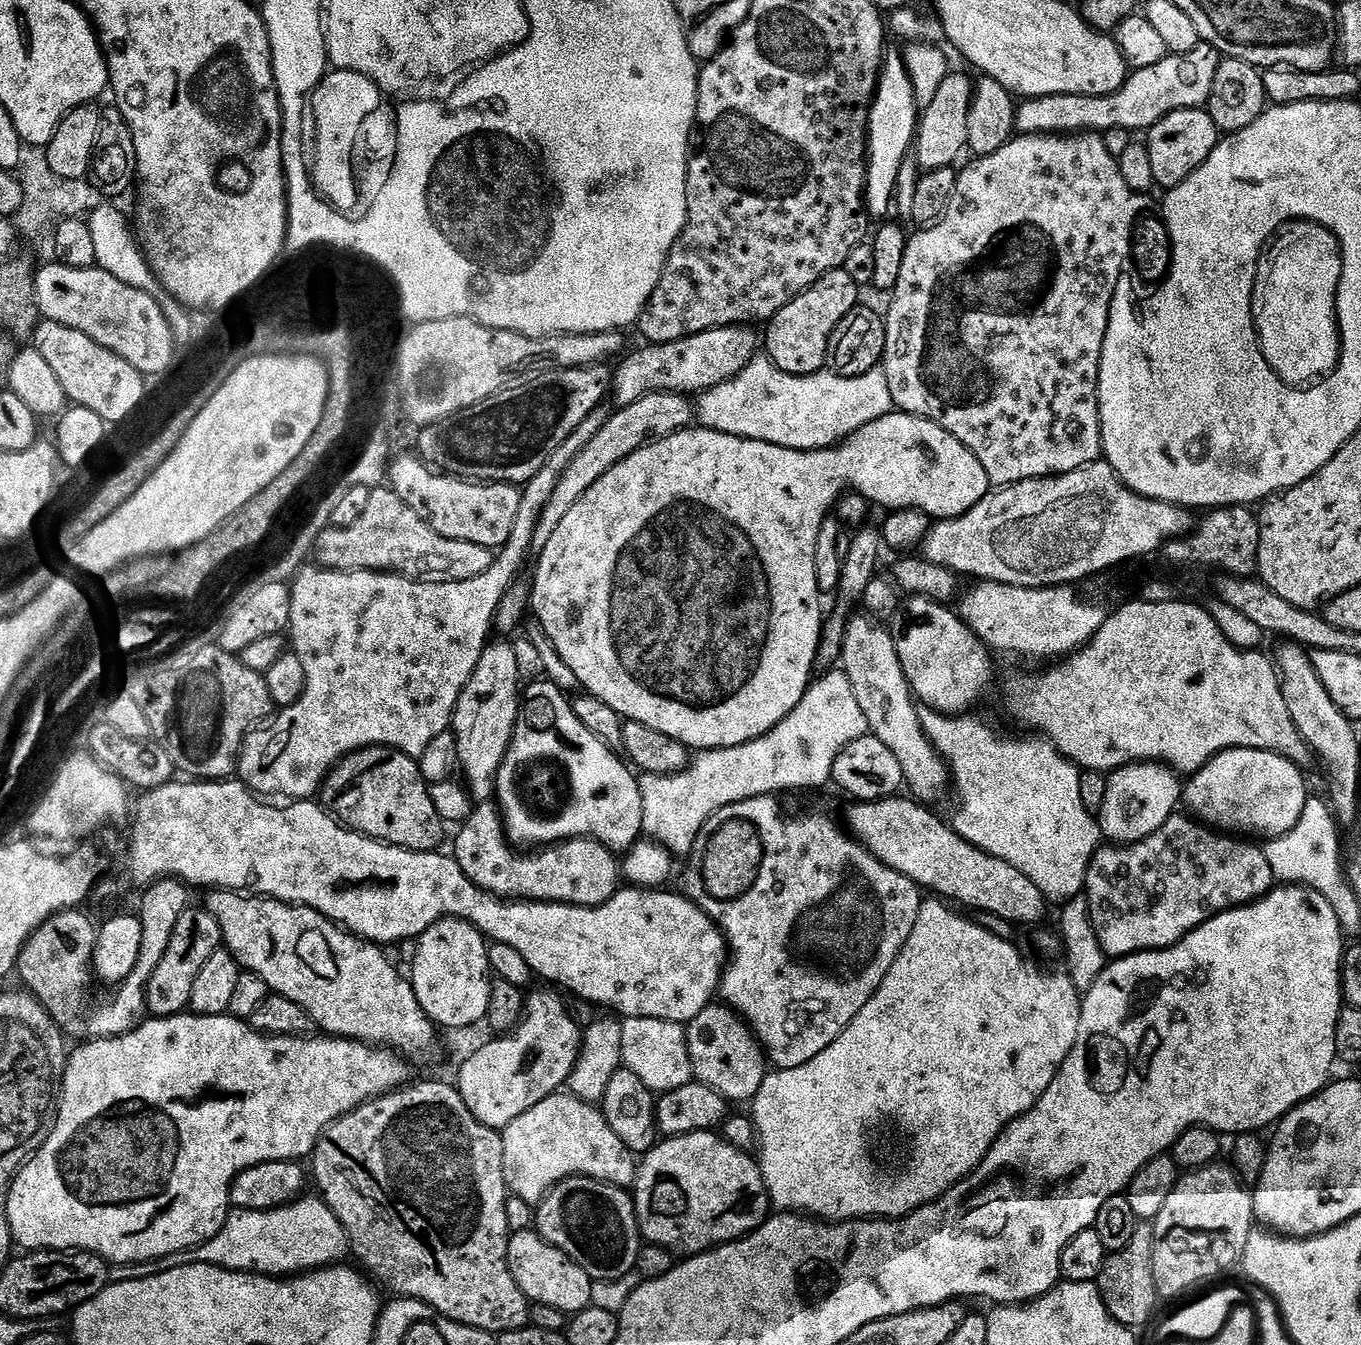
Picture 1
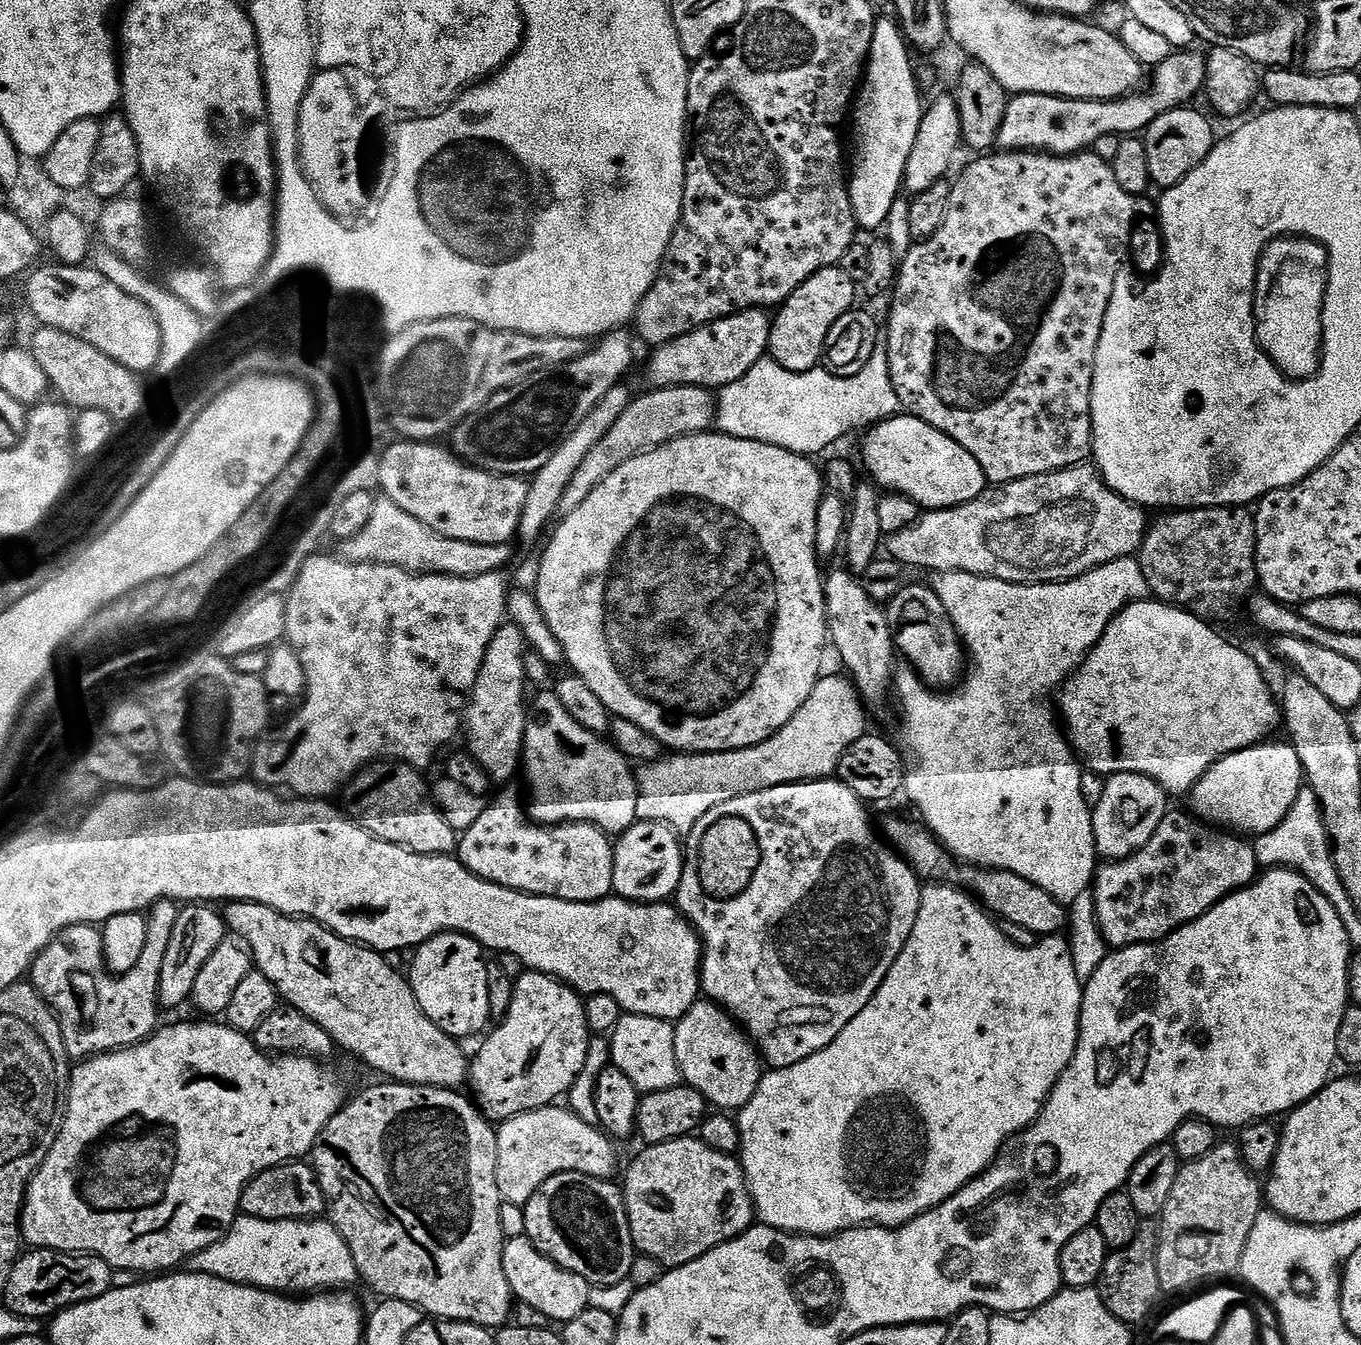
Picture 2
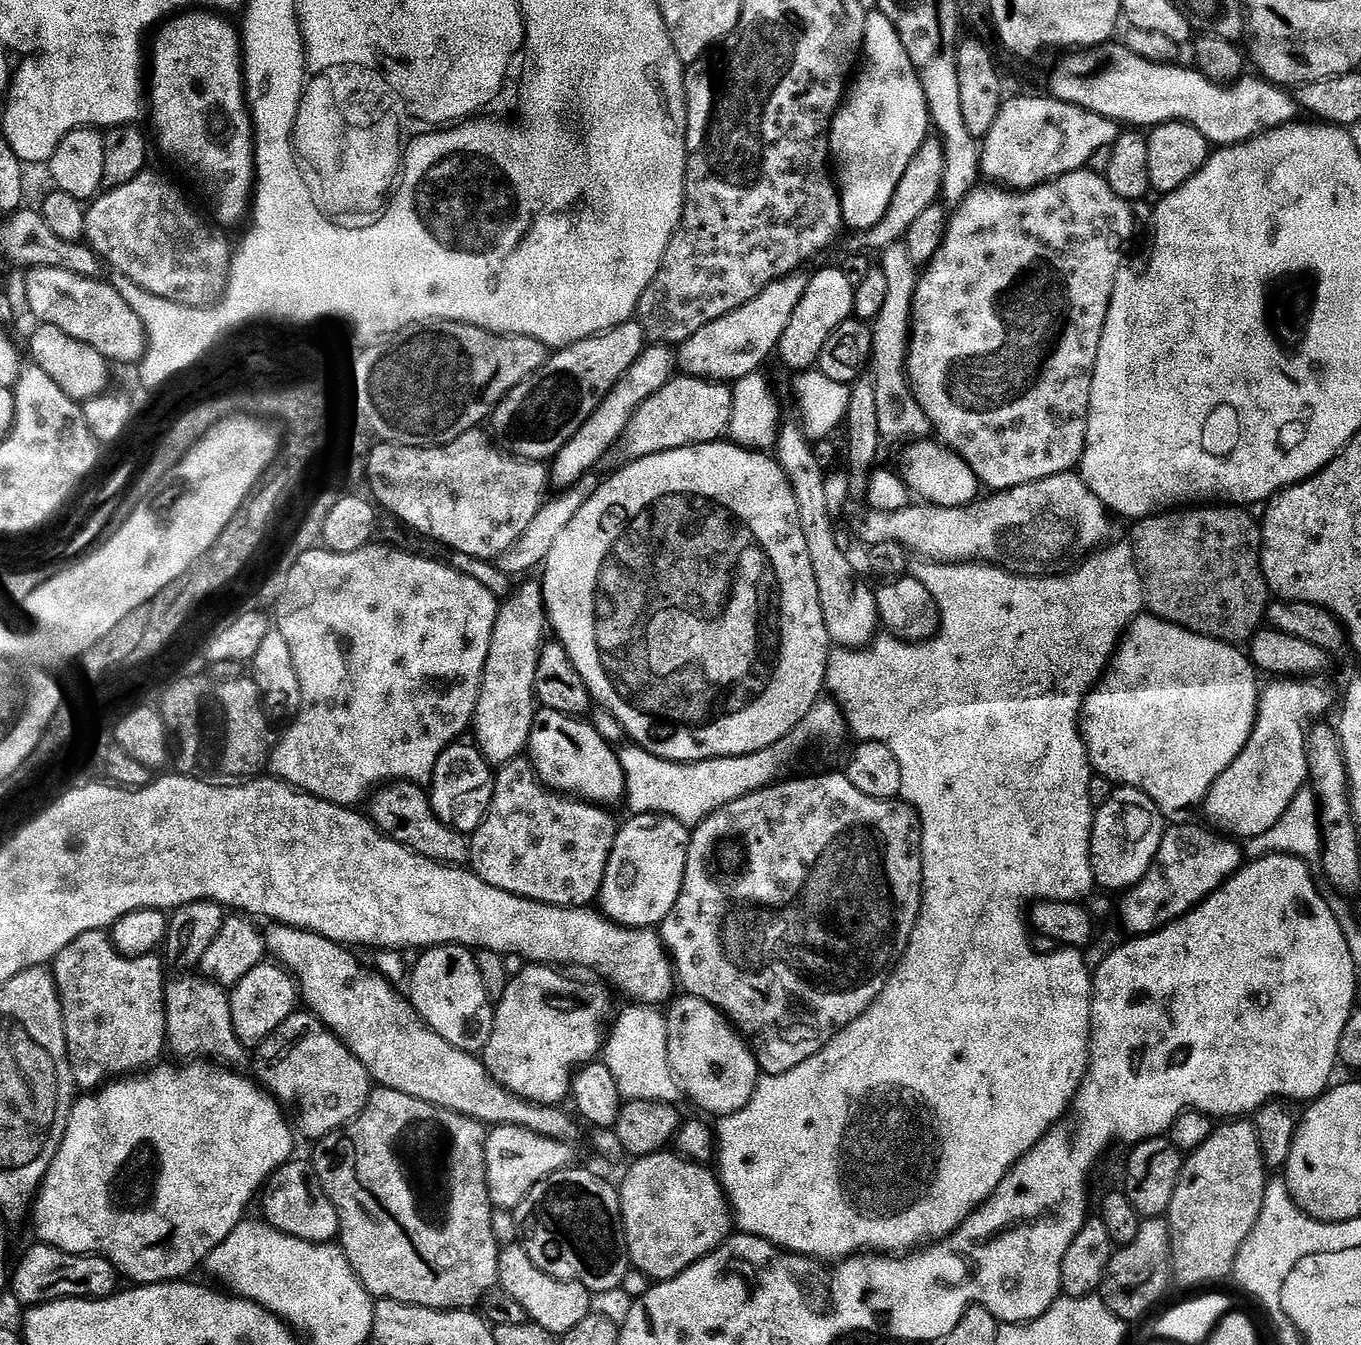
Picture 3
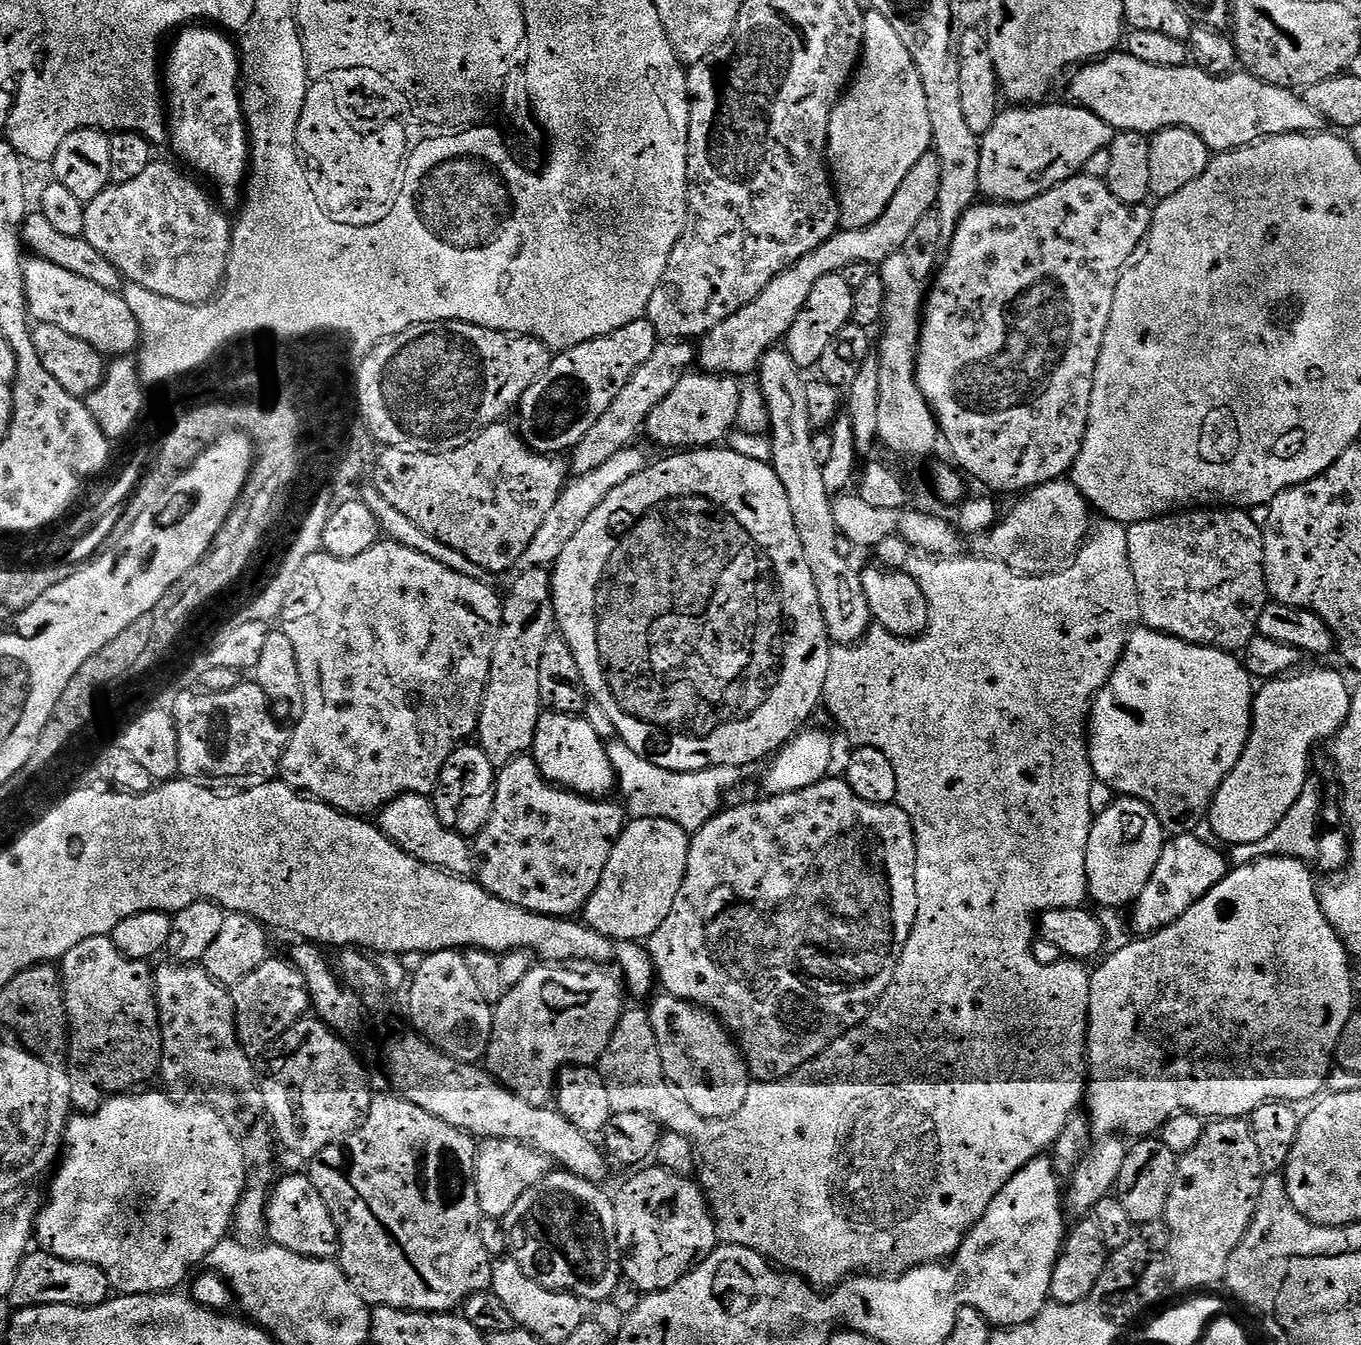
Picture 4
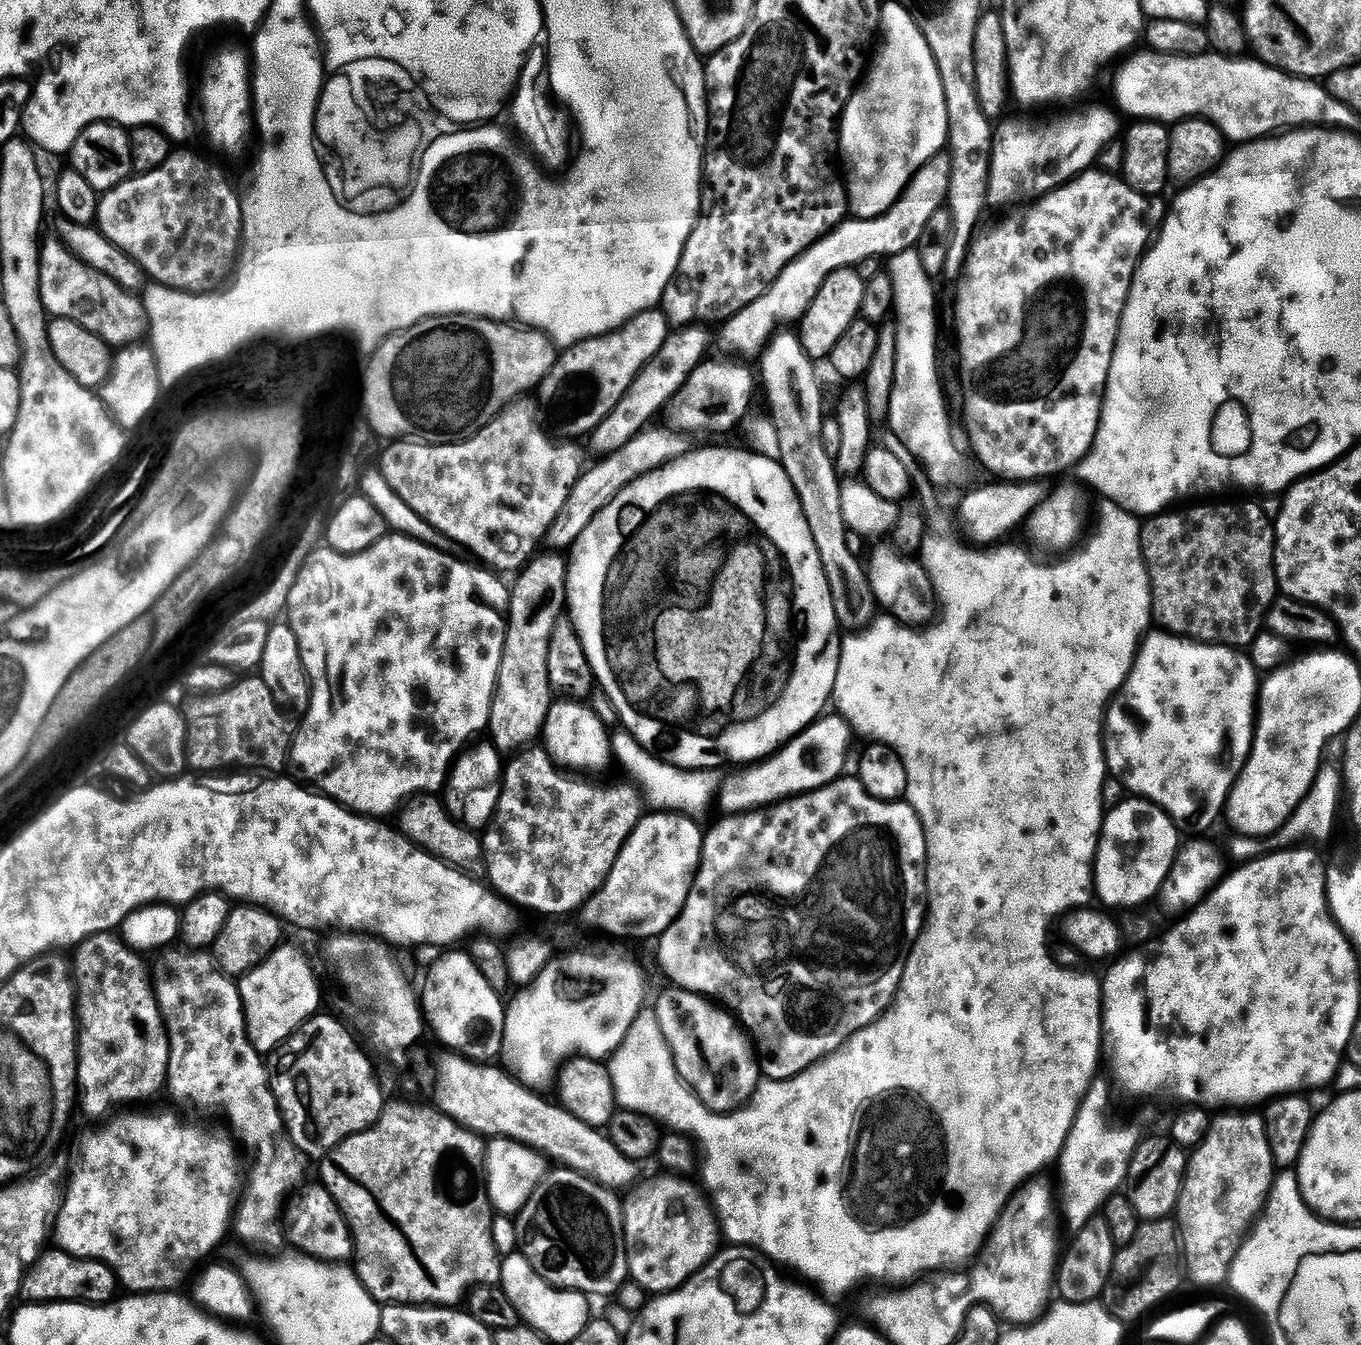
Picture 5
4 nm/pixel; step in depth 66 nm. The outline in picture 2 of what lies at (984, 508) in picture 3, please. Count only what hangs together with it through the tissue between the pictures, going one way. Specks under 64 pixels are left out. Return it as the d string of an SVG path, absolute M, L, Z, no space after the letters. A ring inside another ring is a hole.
M1077 466L989 487L977 500L957 508L925 511L912 527L888 536L886 550L888 546L887 555L899 560L901 565L917 564L920 568L929 568L932 574L969 572L1011 584L1059 584L1061 580L1073 580L1106 562L1135 557L1149 523L1149 513L1107 488L1095 467Z

